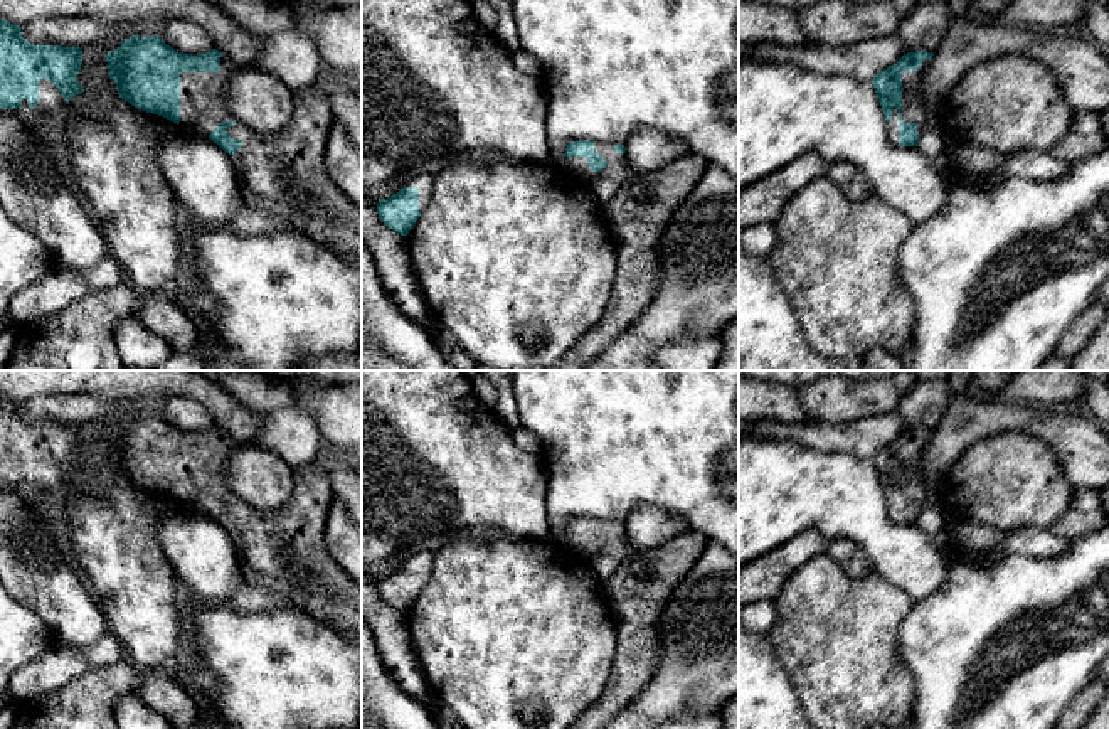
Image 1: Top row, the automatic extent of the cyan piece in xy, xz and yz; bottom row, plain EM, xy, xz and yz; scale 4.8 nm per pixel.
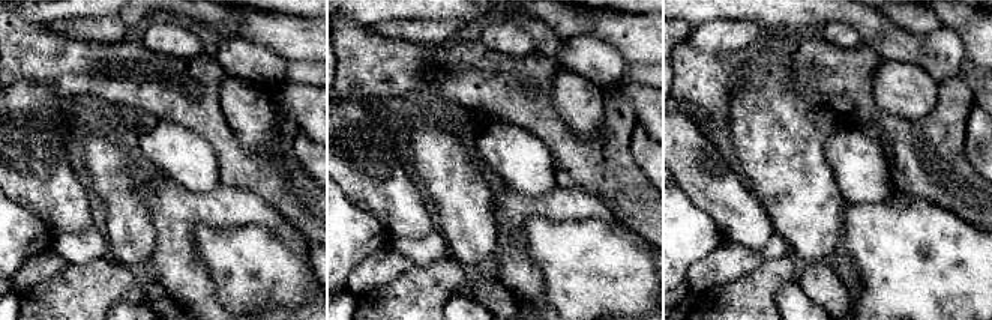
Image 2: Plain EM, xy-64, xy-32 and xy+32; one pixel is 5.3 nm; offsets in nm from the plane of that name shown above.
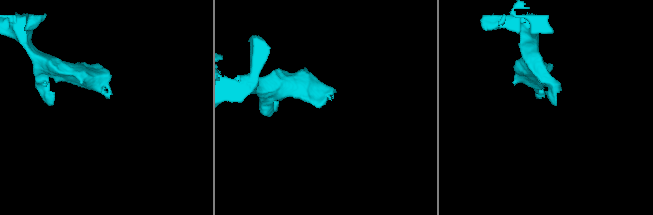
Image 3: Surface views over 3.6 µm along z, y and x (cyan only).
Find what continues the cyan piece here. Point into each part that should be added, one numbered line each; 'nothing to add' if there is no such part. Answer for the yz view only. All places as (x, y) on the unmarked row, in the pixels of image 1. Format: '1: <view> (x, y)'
1: yz (912, 482)

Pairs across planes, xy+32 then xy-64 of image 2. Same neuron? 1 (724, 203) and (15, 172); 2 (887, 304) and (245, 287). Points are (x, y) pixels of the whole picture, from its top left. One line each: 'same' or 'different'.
1: same
2: same

